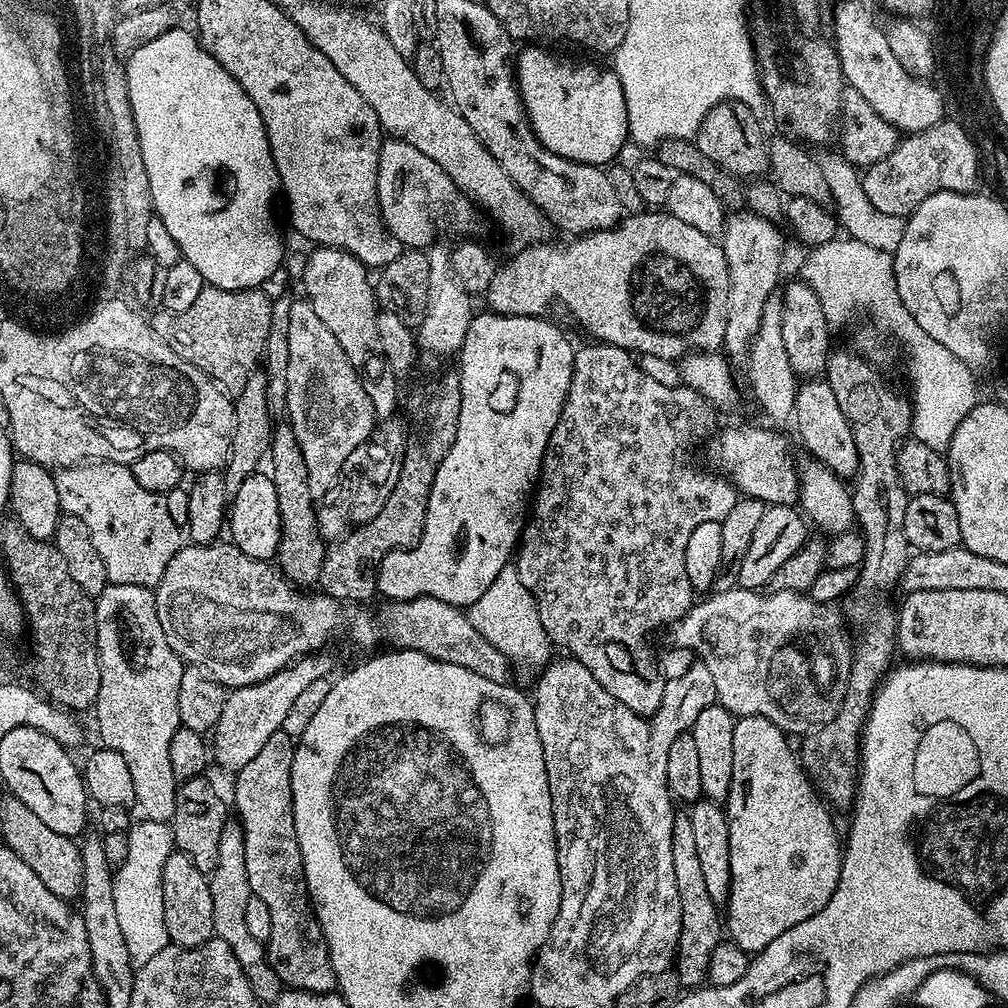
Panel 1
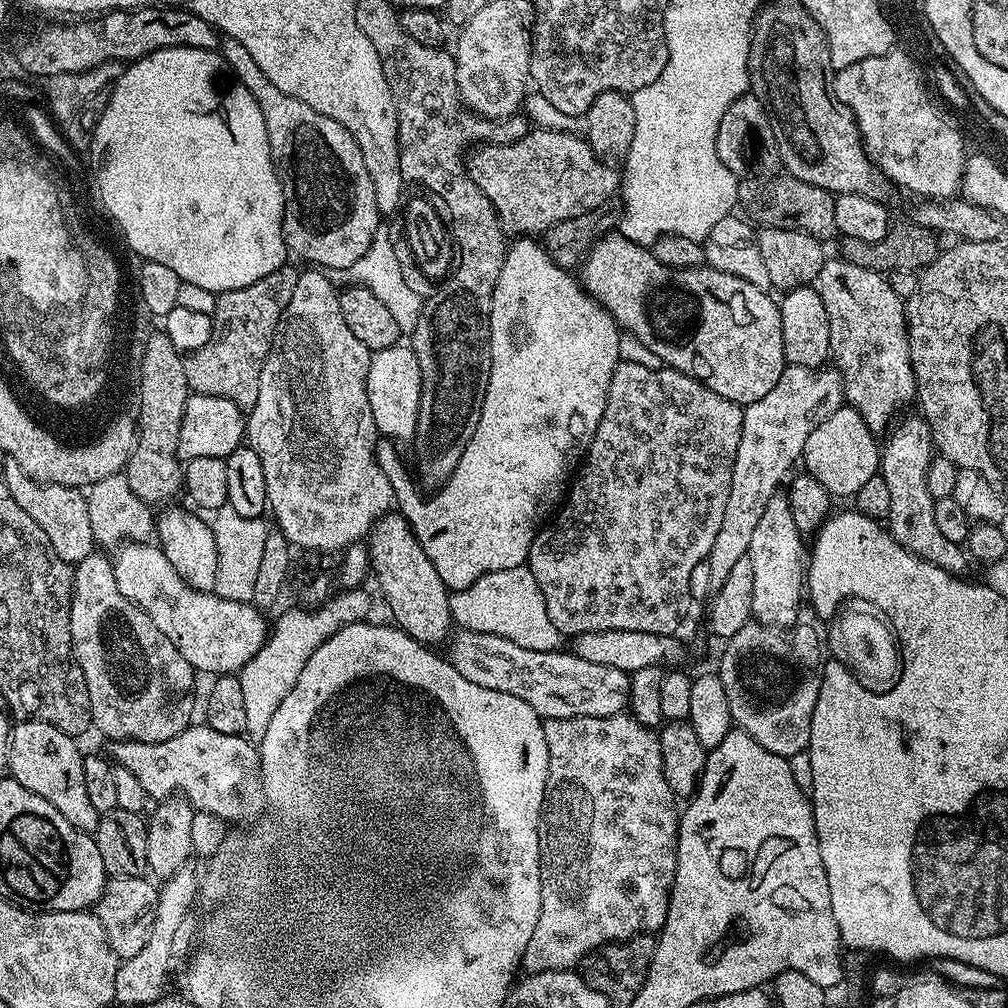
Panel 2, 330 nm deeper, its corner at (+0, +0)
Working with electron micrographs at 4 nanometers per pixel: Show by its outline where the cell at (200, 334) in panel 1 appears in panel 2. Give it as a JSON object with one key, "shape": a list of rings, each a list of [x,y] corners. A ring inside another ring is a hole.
{"shape":[[[286,262],[250,286],[217,295],[216,309],[211,314],[210,342],[184,356],[186,382],[193,393],[230,398],[241,412],[251,412],[254,402],[258,402],[258,382],[262,378],[264,359],[270,354],[276,327],[286,306],[290,306],[290,297],[294,294],[294,286],[298,286],[299,277],[300,272]]]}

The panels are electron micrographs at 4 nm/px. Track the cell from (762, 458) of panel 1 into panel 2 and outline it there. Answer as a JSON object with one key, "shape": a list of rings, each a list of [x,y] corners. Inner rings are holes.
{"shape":[[[841,406],[816,427],[810,438],[806,438],[802,468],[818,478],[818,482],[822,482],[822,486],[826,486],[834,498],[852,498],[858,490],[862,490],[865,482],[870,482],[870,478],[878,475],[881,455],[882,448],[877,433],[868,429],[862,414],[853,408]]]}

